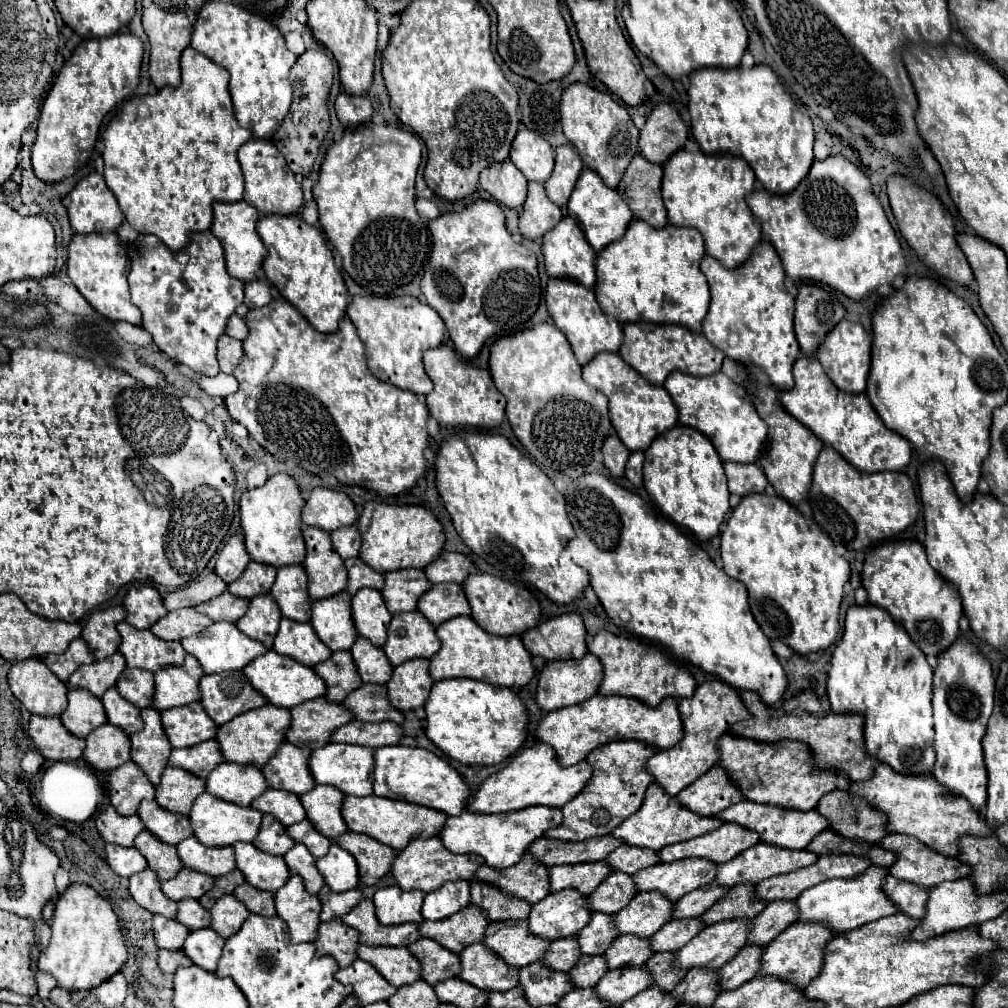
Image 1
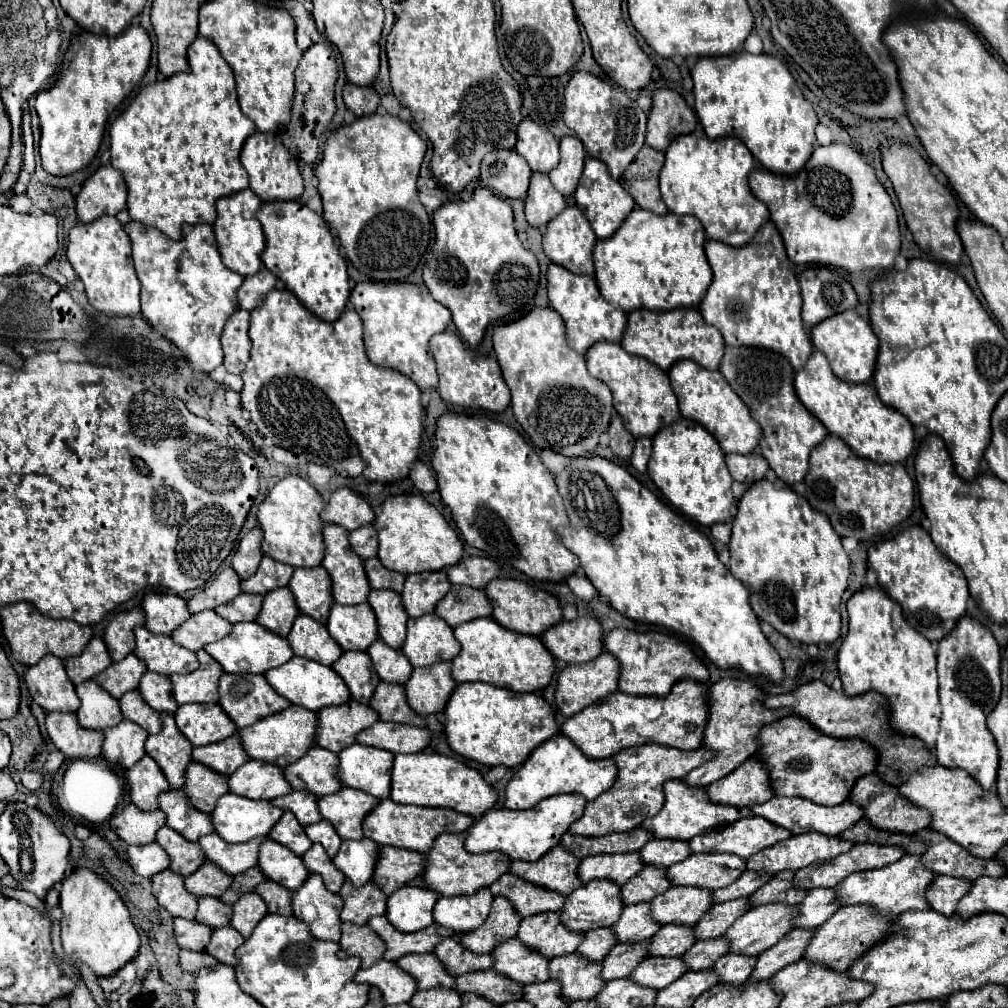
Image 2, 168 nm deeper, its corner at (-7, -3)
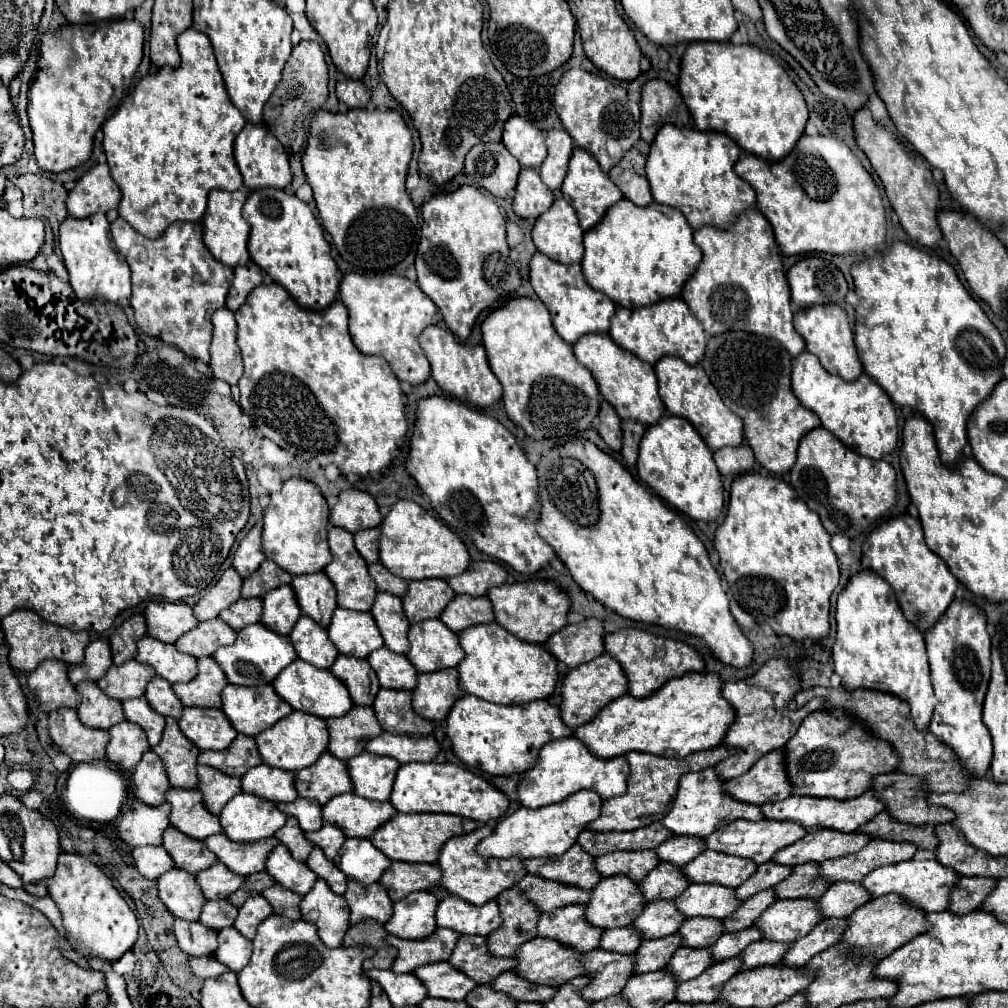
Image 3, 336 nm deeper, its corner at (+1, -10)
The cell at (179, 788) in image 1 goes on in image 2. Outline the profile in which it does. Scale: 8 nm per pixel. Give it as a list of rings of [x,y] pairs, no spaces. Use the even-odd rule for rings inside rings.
[[[191,762],[185,772],[185,786],[181,788],[191,806],[199,812],[211,814],[219,796],[227,792],[227,776],[221,776],[199,762]]]

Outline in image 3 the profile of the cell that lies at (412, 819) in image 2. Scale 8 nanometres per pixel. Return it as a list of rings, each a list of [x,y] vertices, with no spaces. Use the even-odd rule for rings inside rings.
[[[397,813],[397,817],[383,823],[375,835],[371,837],[373,845],[383,851],[391,861],[407,861],[407,863],[437,863],[439,849],[445,841],[455,835],[465,835],[477,829],[477,823],[459,815],[449,813]]]

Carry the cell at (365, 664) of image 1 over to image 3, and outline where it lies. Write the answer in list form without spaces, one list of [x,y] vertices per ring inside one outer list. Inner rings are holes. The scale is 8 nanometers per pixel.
[[[387,647],[373,651],[367,661],[375,669],[381,687],[385,689],[415,689],[417,687],[417,671],[411,667],[405,655],[393,653]]]

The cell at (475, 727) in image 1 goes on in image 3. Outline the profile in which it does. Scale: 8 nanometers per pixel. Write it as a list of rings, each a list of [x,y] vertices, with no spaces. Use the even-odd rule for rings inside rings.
[[[473,695],[461,697],[449,717],[447,735],[453,743],[455,755],[469,767],[477,767],[489,775],[519,775],[529,771],[539,759],[545,743],[573,735],[561,715],[559,707],[547,701],[533,701],[529,705],[495,705]]]

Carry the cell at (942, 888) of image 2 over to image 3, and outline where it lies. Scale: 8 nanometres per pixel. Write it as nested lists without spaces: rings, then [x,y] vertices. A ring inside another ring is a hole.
[[[963,877],[959,885],[951,891],[951,913],[965,915],[979,909],[995,885],[997,879],[991,877]]]

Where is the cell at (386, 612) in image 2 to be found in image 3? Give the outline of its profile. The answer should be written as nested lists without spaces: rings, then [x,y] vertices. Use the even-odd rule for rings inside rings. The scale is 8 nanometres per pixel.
[[[377,593],[371,613],[385,639],[385,647],[389,647],[395,653],[407,653],[409,651],[409,639],[407,639],[409,619],[405,617],[401,599],[391,593]]]

